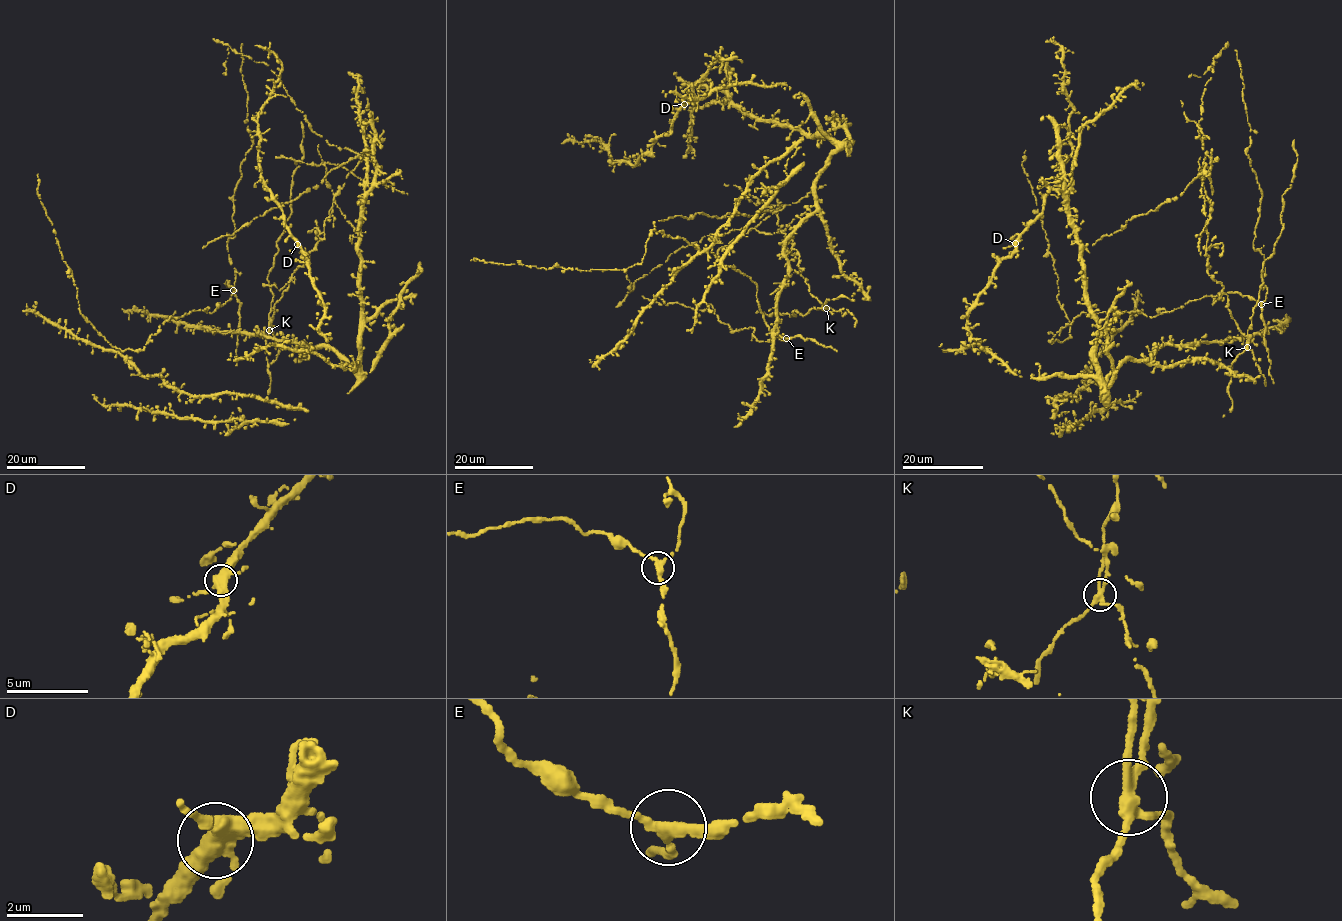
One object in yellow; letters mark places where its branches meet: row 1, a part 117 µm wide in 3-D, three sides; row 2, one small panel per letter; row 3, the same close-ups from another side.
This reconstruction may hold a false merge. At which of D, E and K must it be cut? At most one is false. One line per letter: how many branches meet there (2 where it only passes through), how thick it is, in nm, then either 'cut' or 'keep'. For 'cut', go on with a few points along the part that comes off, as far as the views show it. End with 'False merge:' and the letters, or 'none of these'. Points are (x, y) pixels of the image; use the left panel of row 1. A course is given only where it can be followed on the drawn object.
D: 4 branches meet; 400 nm thick; keep
E: 3 branches meet; 260 nm thick; keep
K: 4 branches meet; 280 nm thick; cut; foreign part runs (269, 330), (274, 305), (324, 237), (334, 195), (364, 155), (311, 130), (268, 65), (229, 46), (225, 75)
False merge: K

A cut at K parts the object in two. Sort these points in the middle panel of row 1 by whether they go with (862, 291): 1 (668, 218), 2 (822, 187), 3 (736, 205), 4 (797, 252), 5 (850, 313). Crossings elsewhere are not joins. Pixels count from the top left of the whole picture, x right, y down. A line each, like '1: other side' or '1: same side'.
1: other side
2: other side
3: same side
4: other side
5: other side

